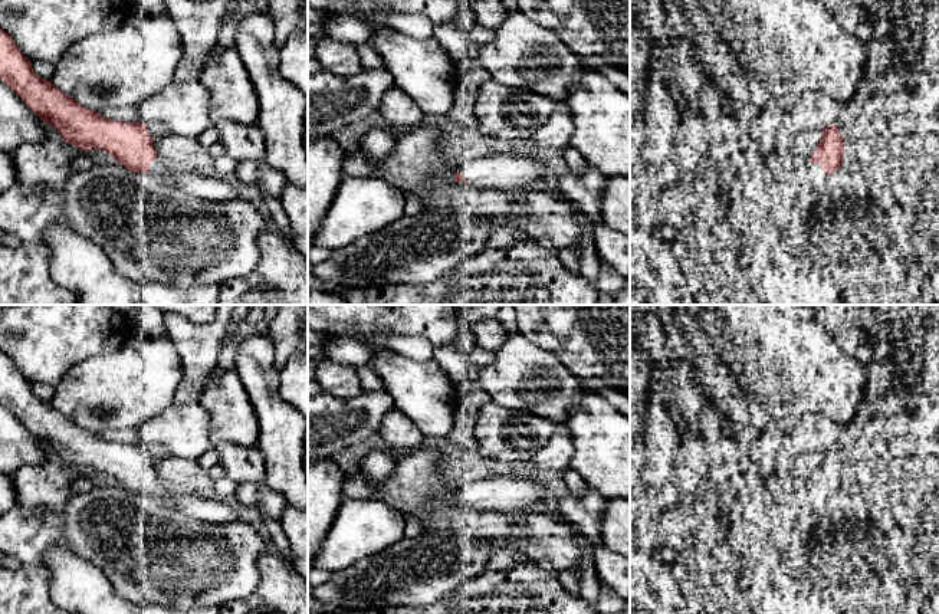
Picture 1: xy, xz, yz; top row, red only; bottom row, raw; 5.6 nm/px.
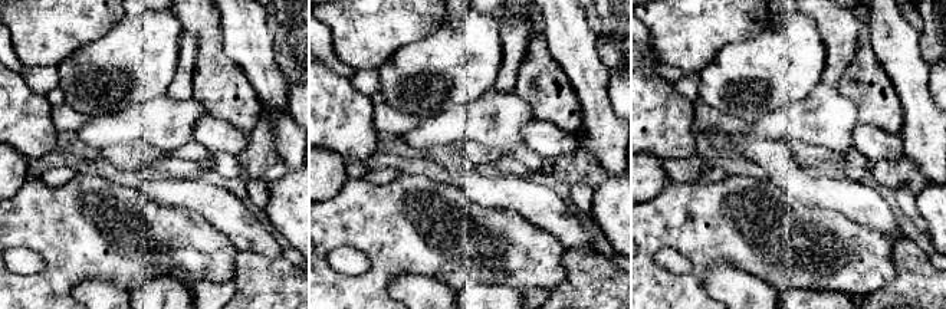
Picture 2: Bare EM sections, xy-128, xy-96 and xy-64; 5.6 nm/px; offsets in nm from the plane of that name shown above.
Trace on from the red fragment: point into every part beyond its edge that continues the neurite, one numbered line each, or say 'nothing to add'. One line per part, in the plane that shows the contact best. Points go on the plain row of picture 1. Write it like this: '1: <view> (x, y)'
1: yz (814, 496)

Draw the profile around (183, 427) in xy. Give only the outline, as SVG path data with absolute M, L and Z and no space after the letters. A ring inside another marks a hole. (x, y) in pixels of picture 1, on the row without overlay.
M220 368L203 380L183 380L171 404L155 417L135 429L137 443L142 446L161 444L170 454L181 459L198 459L213 449L209 437L209 416L200 398L203 391L216 381Z

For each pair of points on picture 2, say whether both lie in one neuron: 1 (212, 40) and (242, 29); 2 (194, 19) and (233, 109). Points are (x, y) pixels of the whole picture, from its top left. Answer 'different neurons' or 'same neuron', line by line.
1: different neurons
2: same neuron

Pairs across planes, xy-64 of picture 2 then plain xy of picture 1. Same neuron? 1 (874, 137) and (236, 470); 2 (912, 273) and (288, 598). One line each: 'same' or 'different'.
1: same
2: same

